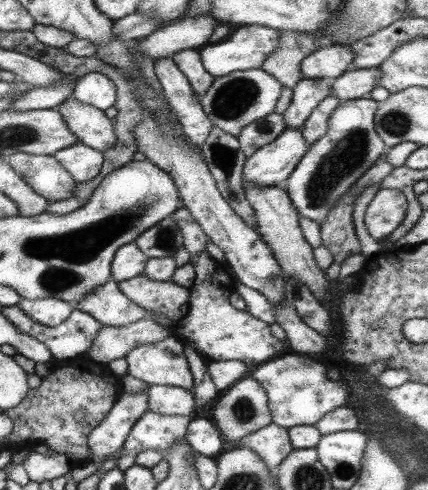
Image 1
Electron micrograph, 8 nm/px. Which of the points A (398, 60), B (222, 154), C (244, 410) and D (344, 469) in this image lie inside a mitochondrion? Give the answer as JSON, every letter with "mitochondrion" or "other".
{"A":"other","B":"mitochondrion","C":"mitochondrion","D":"mitochondrion"}

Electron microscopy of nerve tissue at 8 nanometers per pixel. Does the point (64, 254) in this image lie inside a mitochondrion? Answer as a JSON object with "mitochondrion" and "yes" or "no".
{"mitochondrion":"yes"}

